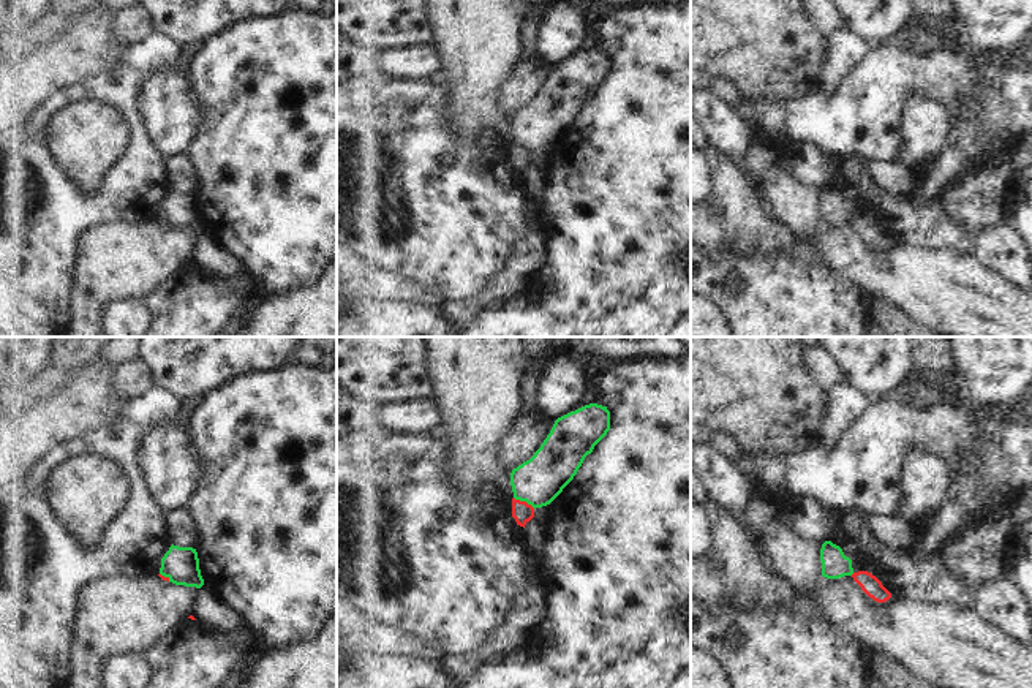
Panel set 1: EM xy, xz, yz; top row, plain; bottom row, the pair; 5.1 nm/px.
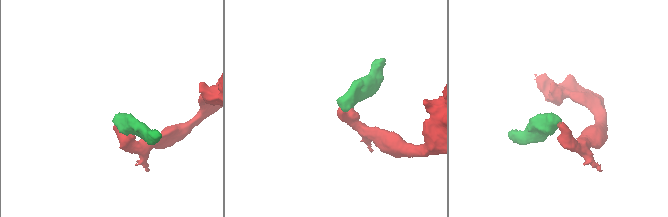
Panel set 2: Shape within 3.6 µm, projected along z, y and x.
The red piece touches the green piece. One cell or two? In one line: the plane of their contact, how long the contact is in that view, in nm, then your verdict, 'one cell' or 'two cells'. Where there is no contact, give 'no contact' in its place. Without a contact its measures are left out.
xz | 130 nm | two cells

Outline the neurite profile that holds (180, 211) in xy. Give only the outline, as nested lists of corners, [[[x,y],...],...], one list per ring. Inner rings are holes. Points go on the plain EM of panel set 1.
[[[172,190],[161,204],[160,220],[175,231],[196,234],[204,231],[198,198],[193,193],[179,193]]]

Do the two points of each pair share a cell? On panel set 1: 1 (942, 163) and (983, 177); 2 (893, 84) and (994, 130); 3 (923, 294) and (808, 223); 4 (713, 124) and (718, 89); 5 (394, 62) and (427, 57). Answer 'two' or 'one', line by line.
1: two
2: one
3: two
4: two
5: one

